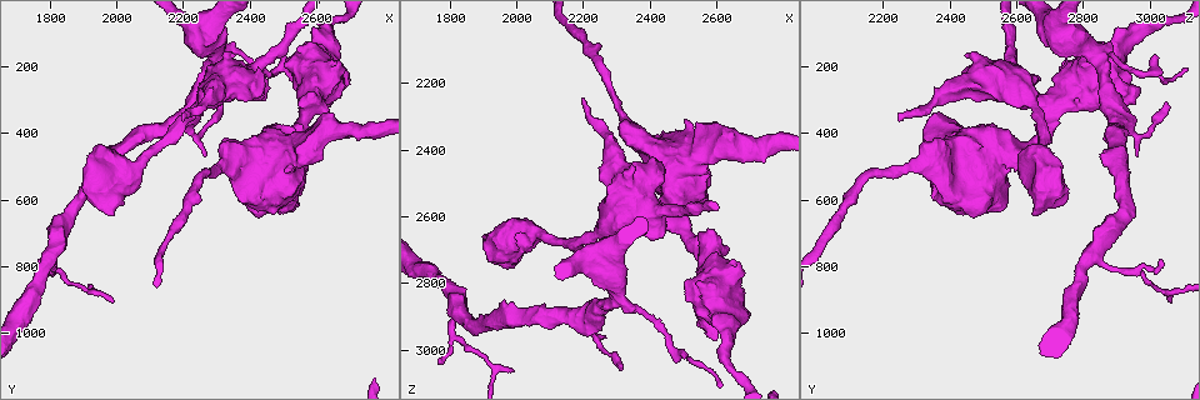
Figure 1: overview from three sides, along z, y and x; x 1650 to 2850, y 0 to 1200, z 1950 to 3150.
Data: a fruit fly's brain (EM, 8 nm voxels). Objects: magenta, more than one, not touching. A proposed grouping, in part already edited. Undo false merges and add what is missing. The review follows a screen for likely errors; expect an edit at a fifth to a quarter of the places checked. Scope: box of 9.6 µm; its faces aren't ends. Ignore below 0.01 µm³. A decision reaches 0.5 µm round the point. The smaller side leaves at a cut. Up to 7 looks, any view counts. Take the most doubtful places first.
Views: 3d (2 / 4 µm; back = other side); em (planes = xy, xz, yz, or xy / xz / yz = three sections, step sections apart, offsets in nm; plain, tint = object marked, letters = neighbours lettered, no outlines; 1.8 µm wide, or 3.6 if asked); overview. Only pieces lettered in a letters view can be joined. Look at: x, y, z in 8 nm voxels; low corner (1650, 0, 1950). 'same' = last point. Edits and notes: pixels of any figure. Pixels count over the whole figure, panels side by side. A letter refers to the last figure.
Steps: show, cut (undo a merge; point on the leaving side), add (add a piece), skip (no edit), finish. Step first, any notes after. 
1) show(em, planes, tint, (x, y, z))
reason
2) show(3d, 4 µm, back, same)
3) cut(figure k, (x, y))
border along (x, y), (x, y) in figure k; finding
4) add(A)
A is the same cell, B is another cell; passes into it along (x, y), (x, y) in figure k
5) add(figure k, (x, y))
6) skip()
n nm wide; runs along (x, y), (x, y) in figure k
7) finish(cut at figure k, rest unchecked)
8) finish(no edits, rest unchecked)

show(em, 3.6 µm, planes, letters, (1950, 470, 2660))
sudden change in width

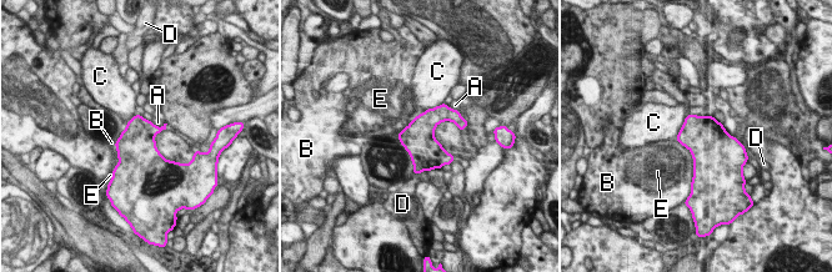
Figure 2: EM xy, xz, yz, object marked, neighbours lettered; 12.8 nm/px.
skip()
A, B, C, D and E are other cells; border along (441, 102), (416, 116) in figure 2; continuous, no second neuron

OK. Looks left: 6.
show(em, planes, tint, (2280, 270, 2610))
sudden change in width

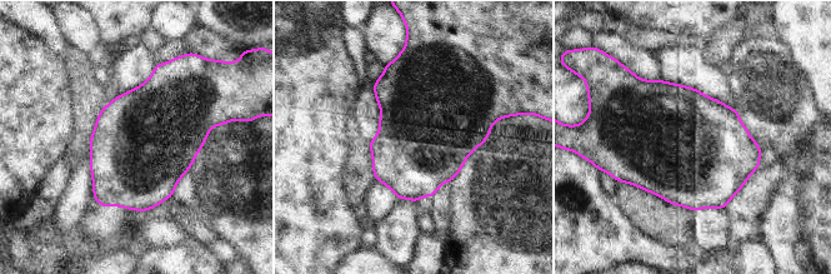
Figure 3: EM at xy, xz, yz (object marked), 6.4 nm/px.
show(em, planes, letters, same)

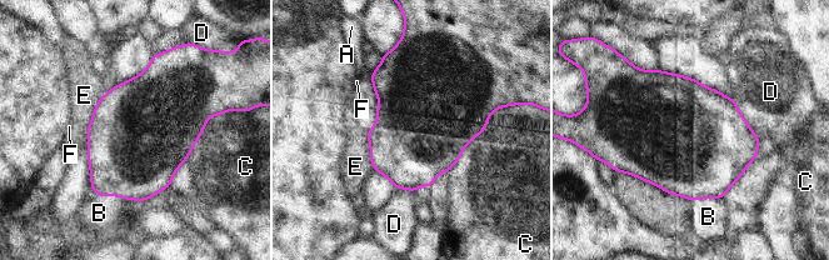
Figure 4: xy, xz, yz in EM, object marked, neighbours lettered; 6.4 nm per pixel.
skip()
C touches over 500 nm; A, B, C, D, E and F are other cells; border along (365, 131), (373, 169) in figure 4; all the same neuron

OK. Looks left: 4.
show(3d, 4 µm, (2220, 330, 2890))
sharp bend

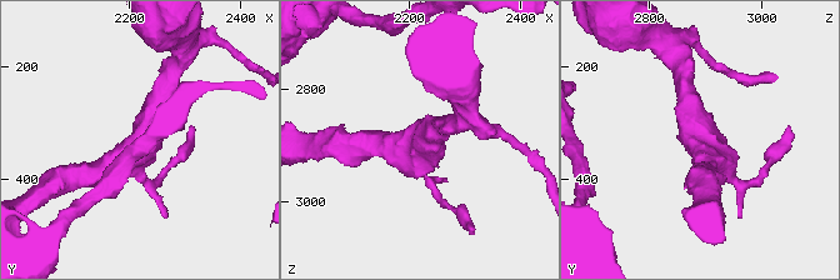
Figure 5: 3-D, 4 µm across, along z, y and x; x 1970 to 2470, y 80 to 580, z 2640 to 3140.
show(em, yz, step 4, tint, (2225, 330, 2890))
3 arms; now the EM

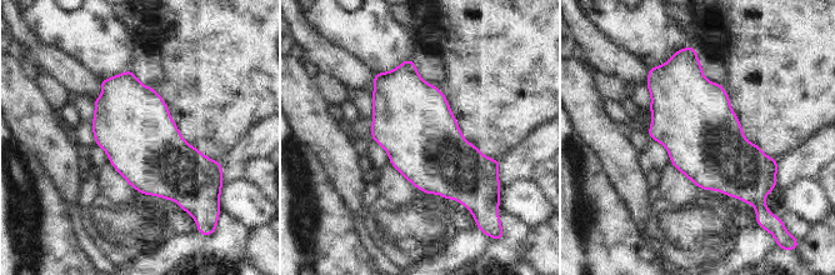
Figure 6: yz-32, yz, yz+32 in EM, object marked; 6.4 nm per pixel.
show(em, planes, letters, same)

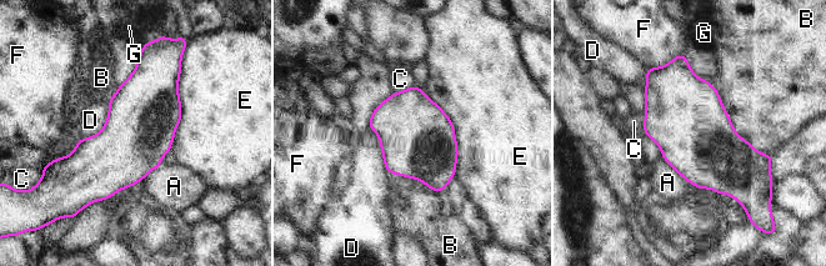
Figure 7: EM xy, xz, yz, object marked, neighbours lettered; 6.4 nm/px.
skip()
B touches over 650 nm; A, B, C, D, E, F and G are other cells; border along (109, 100), (105, 125), (81, 139) in figure 7; all the same neuron

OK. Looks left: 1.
finish(no edits, rest unchecked)

